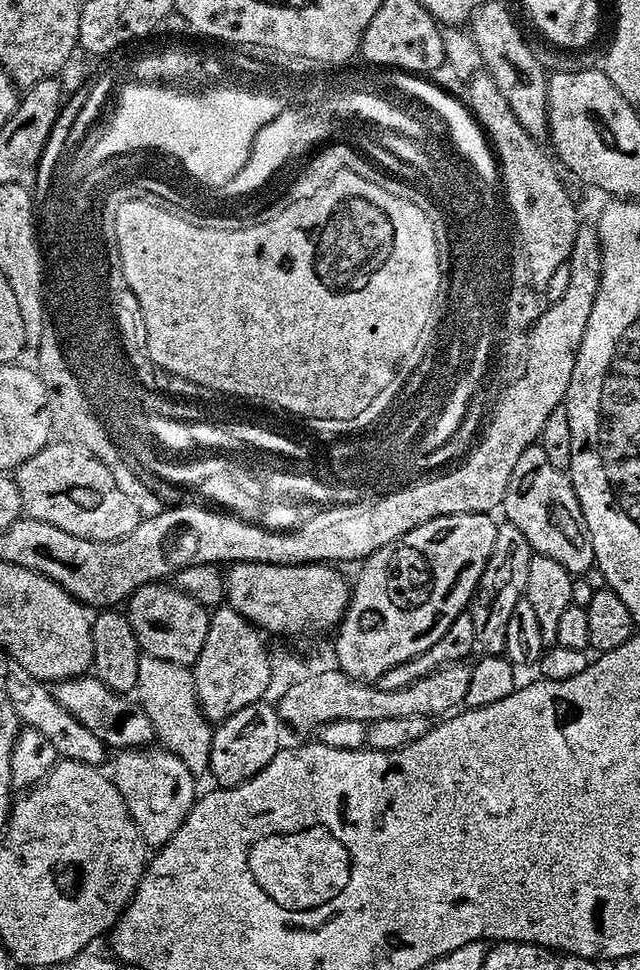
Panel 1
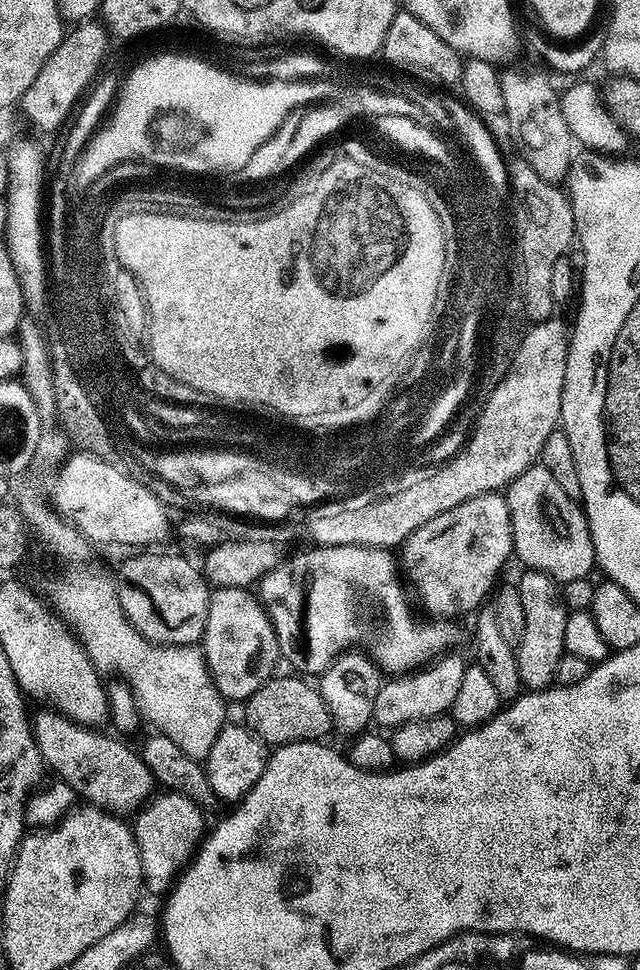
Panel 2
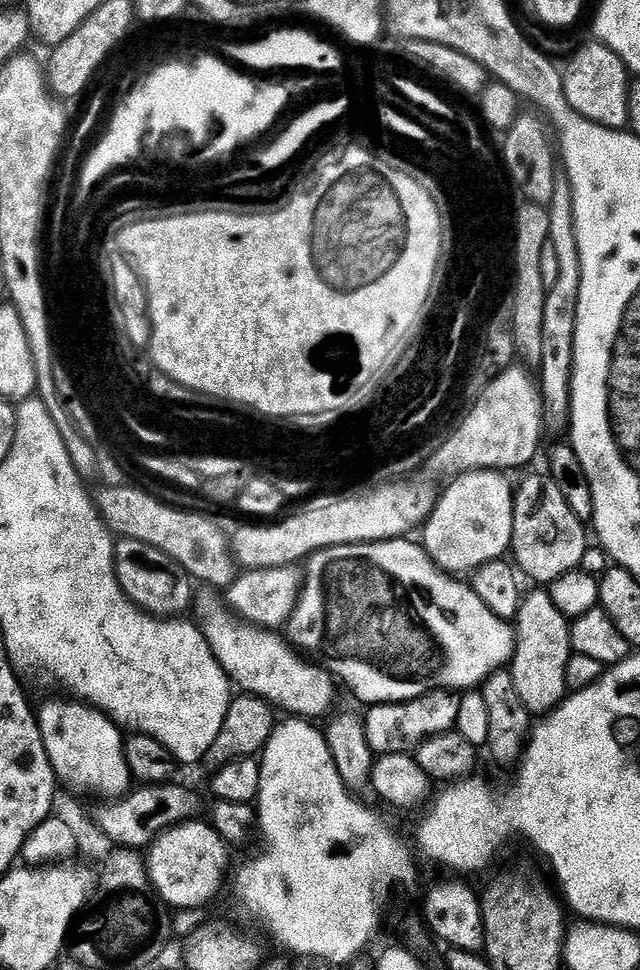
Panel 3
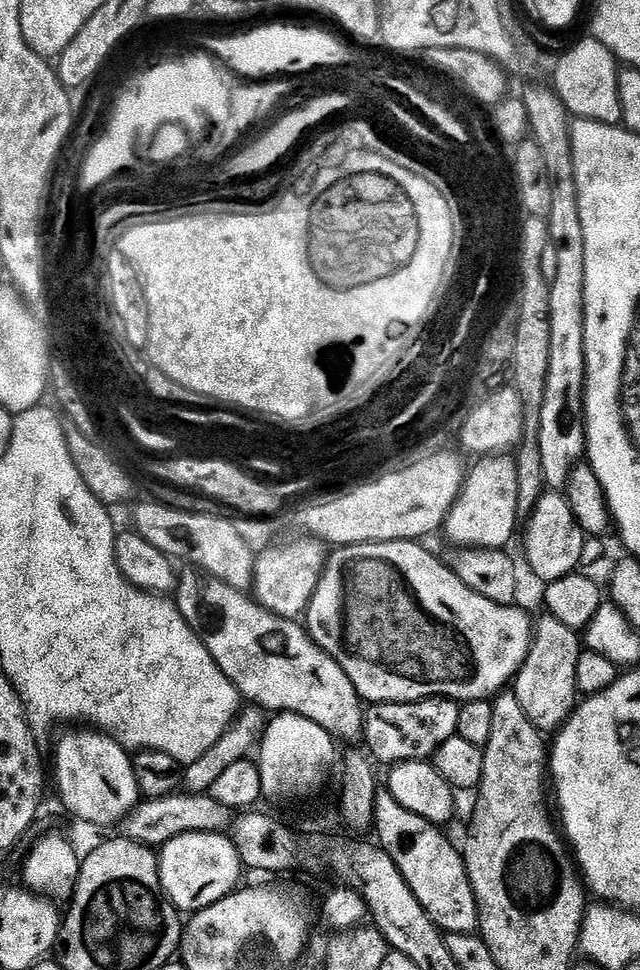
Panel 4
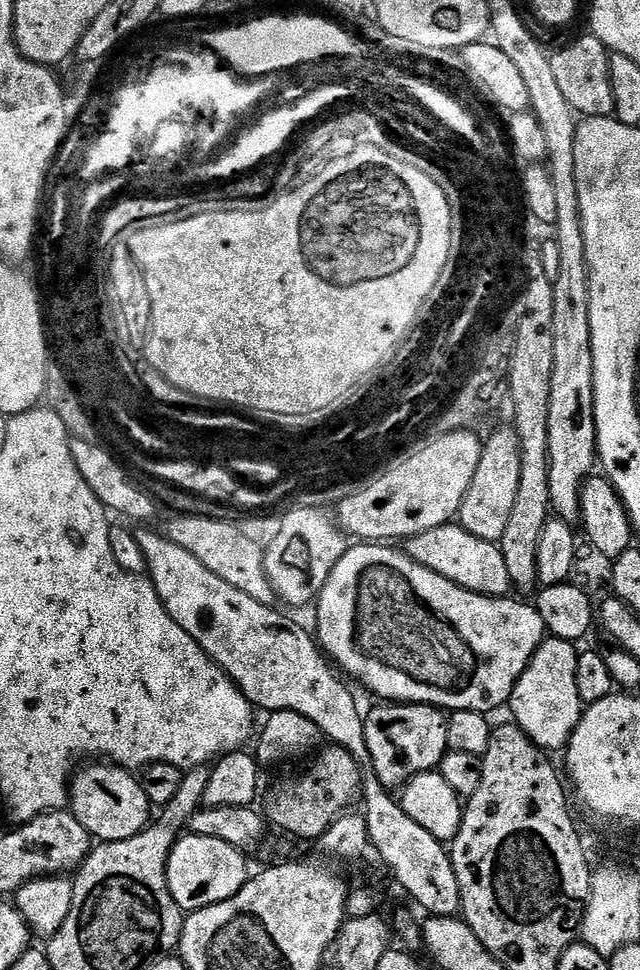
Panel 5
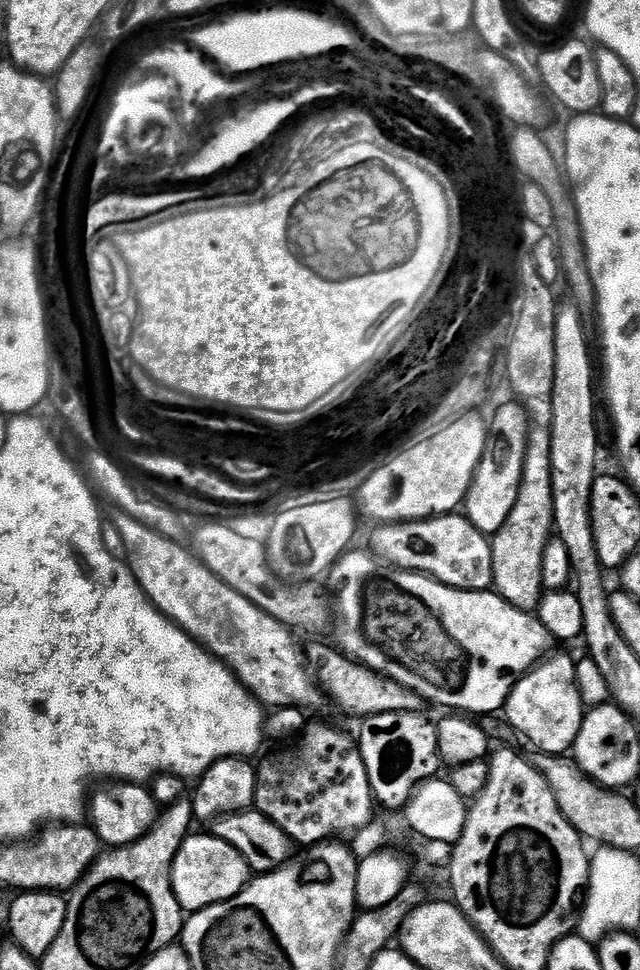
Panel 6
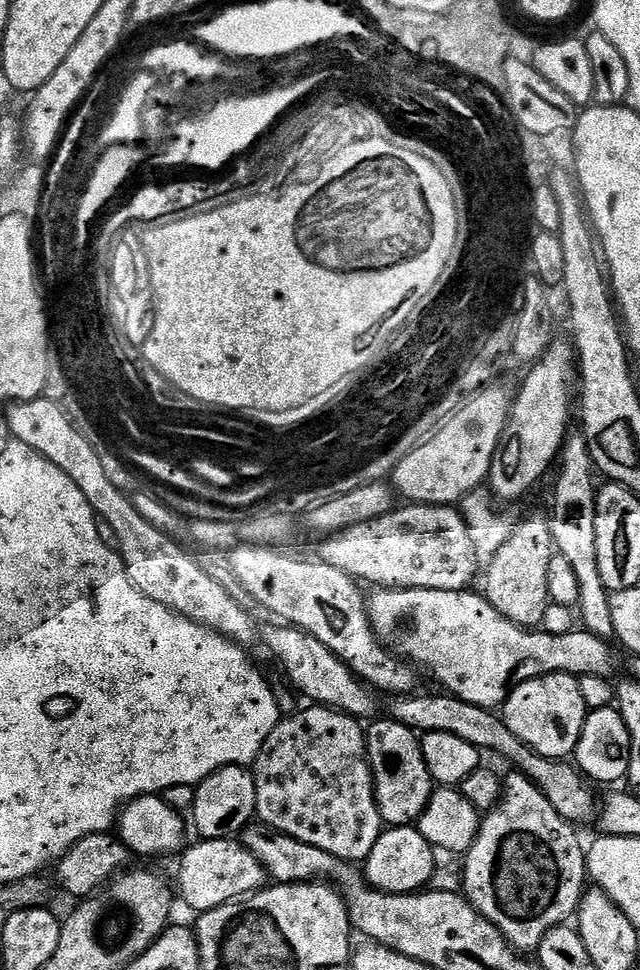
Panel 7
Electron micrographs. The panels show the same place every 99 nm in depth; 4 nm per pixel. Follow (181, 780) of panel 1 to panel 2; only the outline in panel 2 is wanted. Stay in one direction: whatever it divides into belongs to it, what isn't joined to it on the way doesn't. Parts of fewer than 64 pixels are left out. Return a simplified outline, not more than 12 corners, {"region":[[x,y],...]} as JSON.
{"region":[[165,791],[135,817],[145,881],[171,885],[206,817]]}

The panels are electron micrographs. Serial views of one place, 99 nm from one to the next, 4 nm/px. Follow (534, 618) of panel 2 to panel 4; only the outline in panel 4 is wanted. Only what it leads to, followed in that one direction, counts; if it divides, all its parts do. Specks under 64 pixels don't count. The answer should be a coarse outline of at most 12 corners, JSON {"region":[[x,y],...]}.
{"region":[[535,625],[514,693],[535,728],[559,729],[578,703],[581,637]]}

